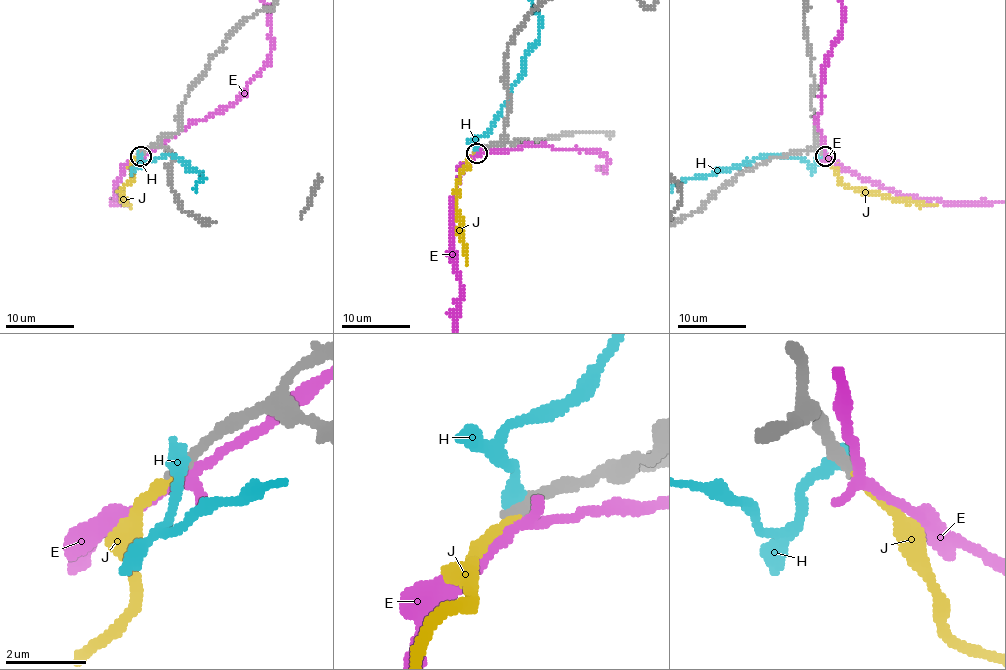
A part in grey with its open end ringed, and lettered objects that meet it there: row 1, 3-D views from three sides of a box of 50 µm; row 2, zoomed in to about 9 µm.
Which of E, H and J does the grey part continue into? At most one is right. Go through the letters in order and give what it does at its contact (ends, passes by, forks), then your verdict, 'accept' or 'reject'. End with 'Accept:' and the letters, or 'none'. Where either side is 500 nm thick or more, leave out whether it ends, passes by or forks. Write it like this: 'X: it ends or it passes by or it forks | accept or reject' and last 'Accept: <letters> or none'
E: it passes by | reject
H: it ends | reject
J: it ends | accept
Accept: J

